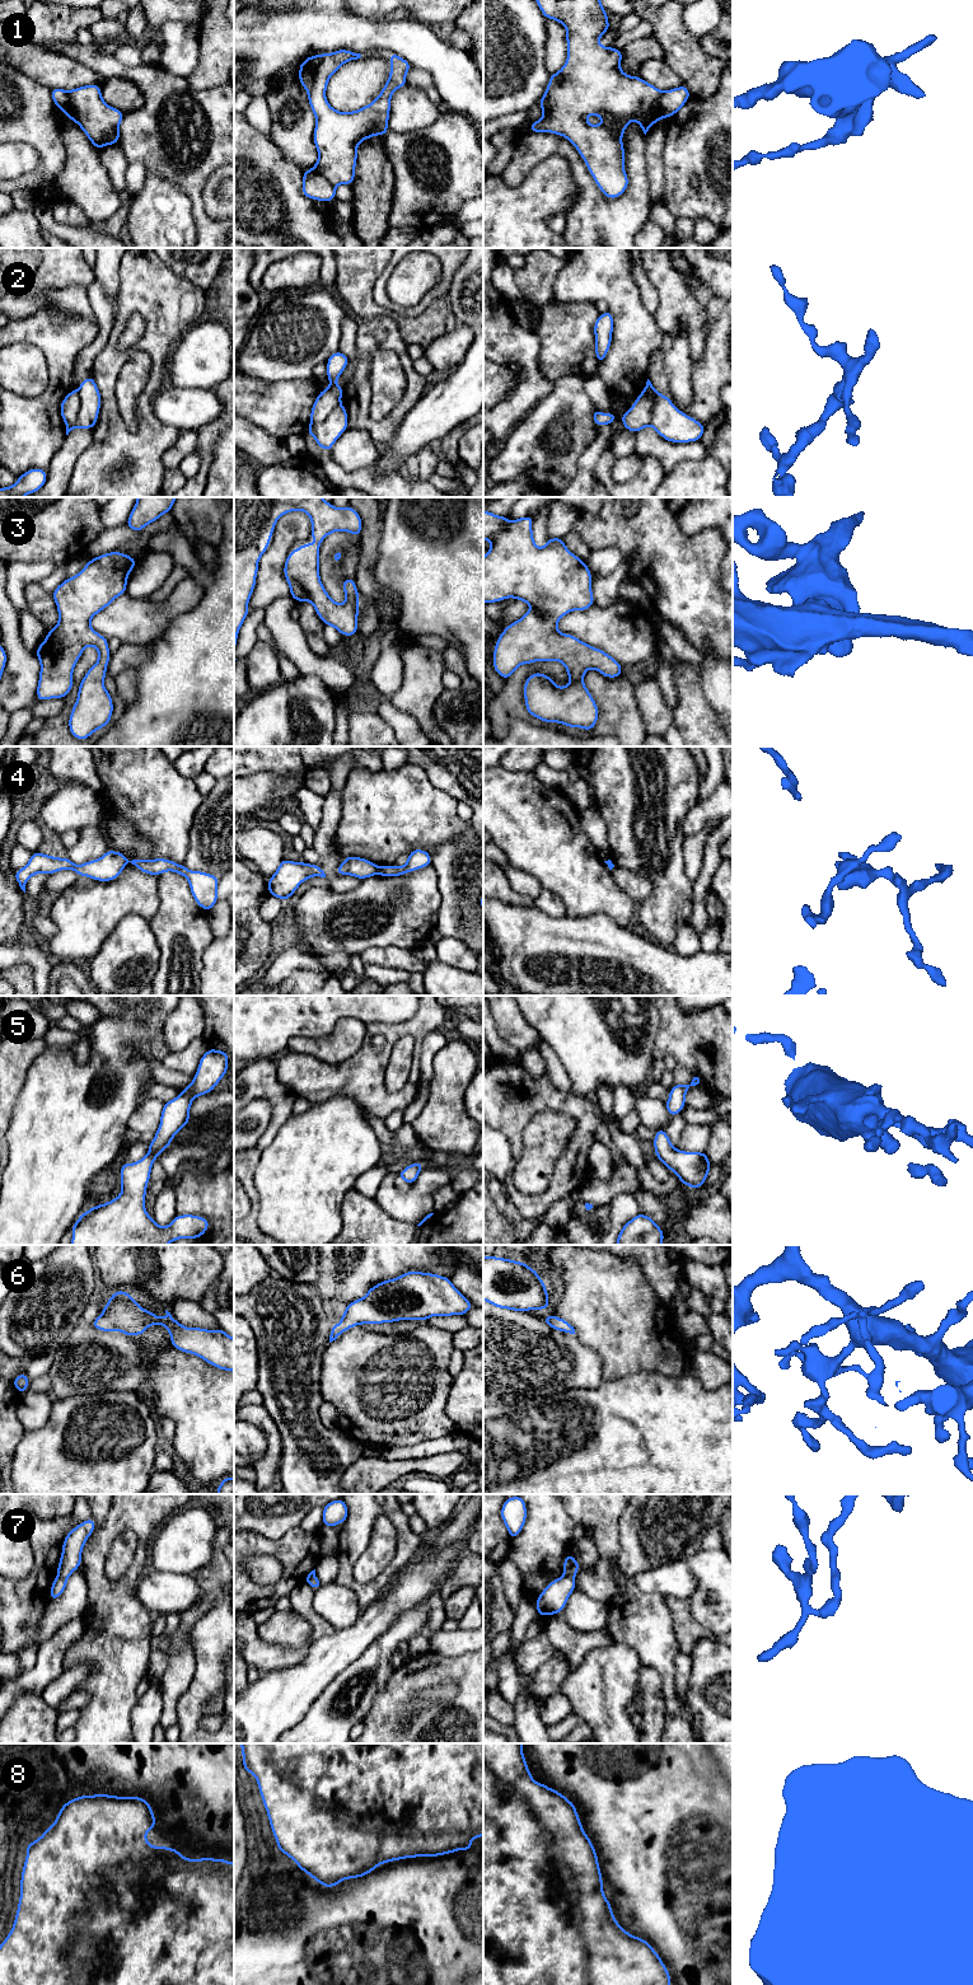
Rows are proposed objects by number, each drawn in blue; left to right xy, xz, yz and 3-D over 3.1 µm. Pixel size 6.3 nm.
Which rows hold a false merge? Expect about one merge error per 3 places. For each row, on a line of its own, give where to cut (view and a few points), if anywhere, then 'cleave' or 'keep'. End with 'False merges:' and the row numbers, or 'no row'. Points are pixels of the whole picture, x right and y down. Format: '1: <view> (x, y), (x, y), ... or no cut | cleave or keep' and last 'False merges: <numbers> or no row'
1: yz (663, 92), (660, 98), (662, 117) | cleave
2: xy (78, 391), (79, 416), (76, 422), (70, 426) | cleave
3: no cut | keep
4: xz (378, 867), (379, 872) | cleave
5: no cut | keep
6: no cut | keep
7: xy (57, 1574), (66, 1579) | cleave
8: no cut | keep
False merges: 1, 2, 4, 7

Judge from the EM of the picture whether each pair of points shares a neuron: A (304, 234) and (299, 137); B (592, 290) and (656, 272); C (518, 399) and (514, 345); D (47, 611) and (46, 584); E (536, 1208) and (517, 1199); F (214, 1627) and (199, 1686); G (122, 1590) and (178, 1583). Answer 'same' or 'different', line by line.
A: different
B: different
C: same
D: different
E: same
F: same
G: different

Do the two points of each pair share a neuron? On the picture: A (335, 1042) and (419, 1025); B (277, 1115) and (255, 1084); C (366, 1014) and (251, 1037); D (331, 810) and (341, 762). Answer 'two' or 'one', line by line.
A: two
B: one
C: one
D: one

